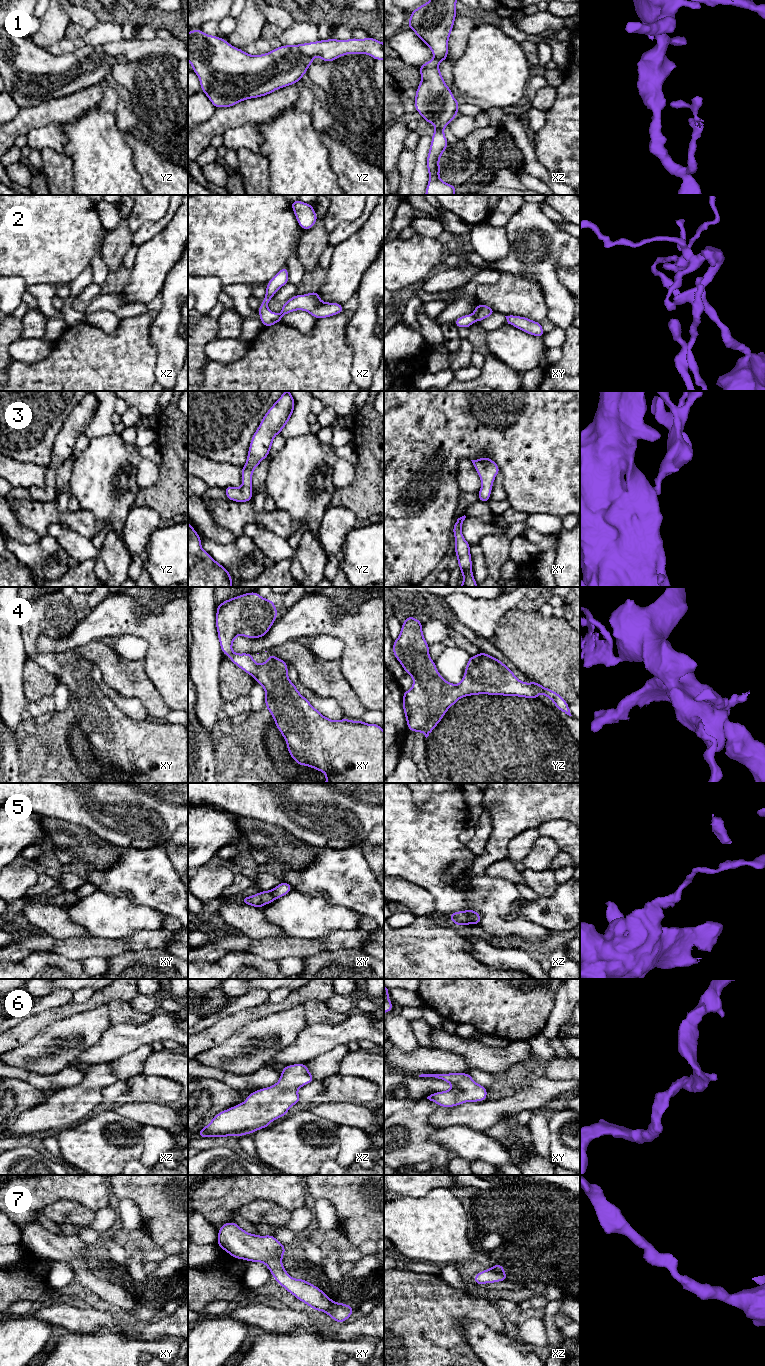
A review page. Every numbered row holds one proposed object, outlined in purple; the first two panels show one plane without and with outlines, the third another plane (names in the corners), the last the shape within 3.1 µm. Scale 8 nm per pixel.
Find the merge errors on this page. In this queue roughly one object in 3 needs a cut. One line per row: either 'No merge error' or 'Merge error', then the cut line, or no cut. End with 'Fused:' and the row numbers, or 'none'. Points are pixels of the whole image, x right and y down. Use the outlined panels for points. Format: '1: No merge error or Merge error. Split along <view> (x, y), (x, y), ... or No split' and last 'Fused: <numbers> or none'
1: No merge error. No split
2: Merge error. Split along xy (471, 315), (474, 319)
3: No merge error. No split
4: No merge error. No split
5: Merge error. Split along xz (464, 911), (472, 923)
6: No merge error. No split
7: No merge error. No split
Fused: 2, 5

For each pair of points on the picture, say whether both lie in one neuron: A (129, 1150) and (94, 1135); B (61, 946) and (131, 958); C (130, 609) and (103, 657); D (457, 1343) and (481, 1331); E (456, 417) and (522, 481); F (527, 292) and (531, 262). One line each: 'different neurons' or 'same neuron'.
A: same neuron
B: different neurons
C: different neurons
D: different neurons
E: same neuron
F: different neurons

